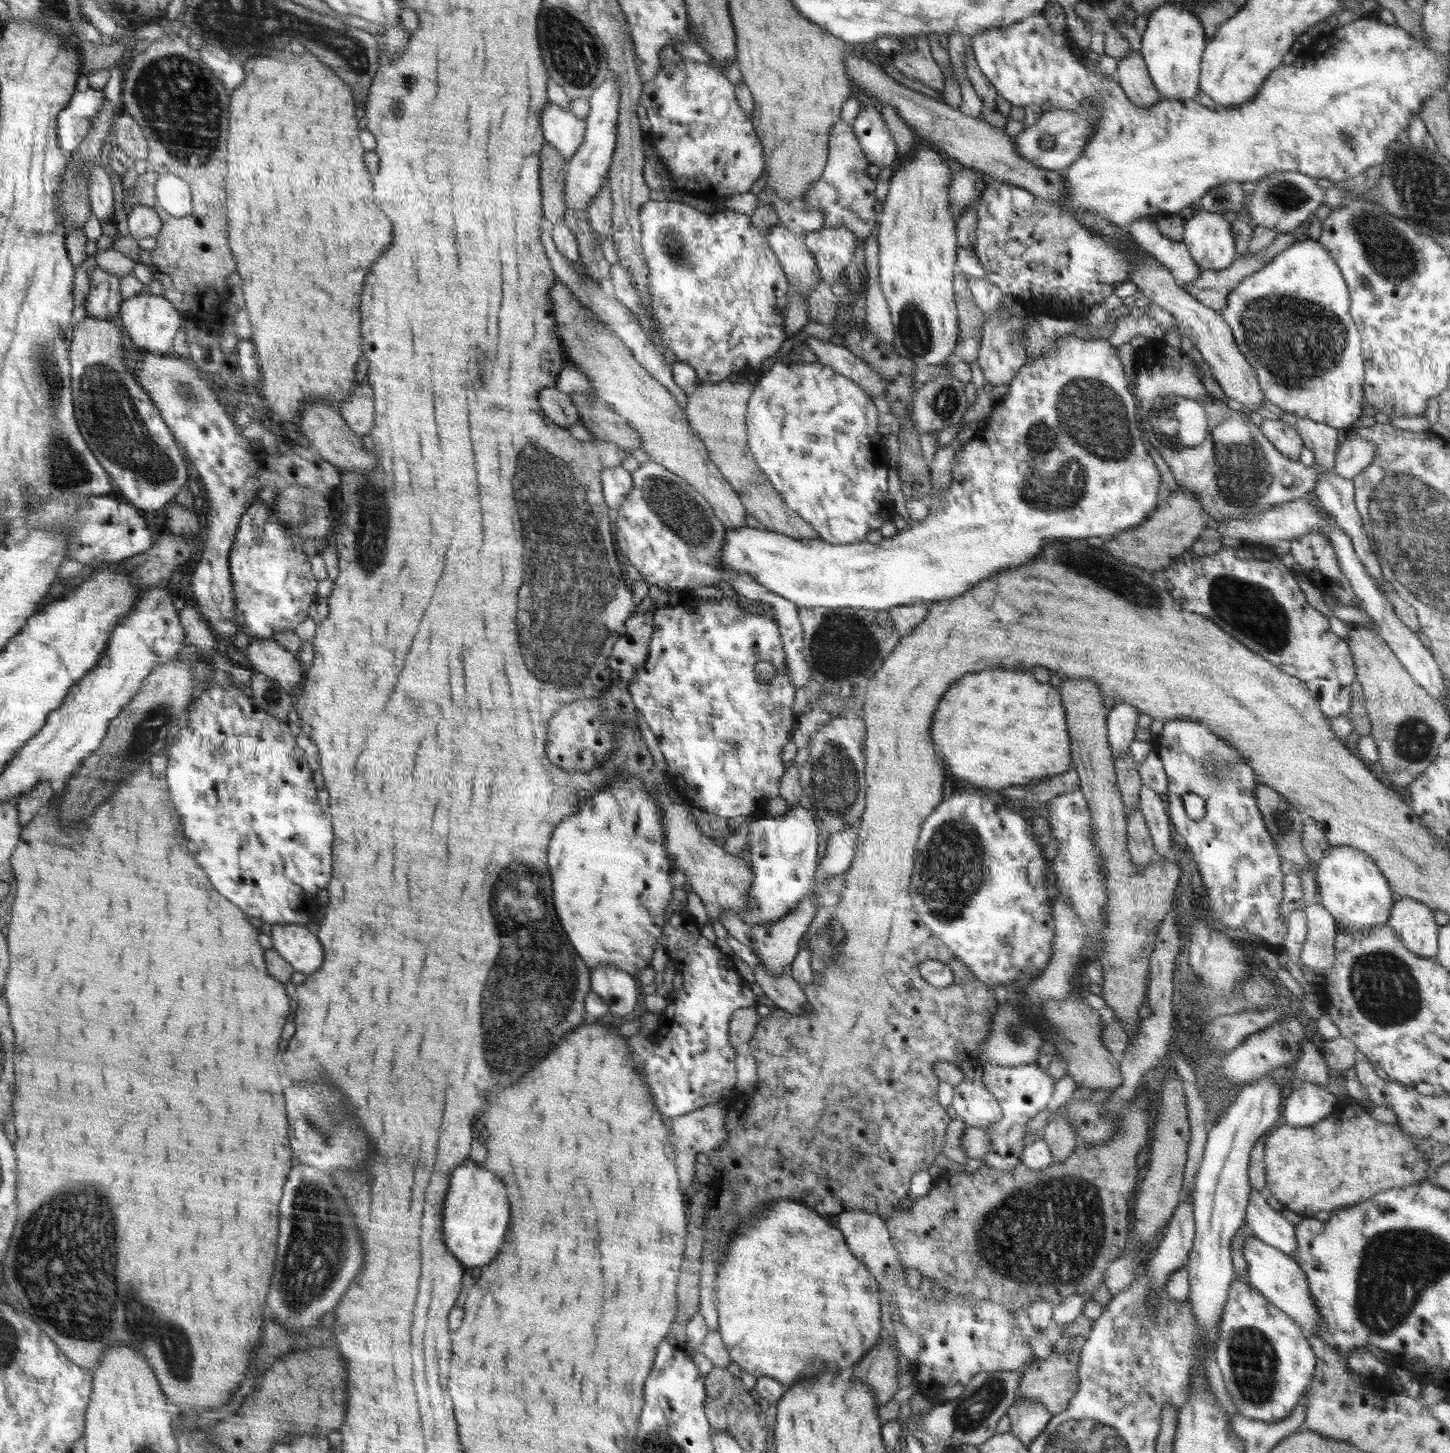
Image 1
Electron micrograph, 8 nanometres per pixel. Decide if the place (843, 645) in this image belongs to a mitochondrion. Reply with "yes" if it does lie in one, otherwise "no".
yes

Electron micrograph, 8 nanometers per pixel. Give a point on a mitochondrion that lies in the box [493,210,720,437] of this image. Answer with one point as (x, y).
(673, 244)

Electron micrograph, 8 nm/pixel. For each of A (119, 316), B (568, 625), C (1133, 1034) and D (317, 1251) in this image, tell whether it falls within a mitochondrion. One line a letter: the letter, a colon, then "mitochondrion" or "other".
A: other
B: mitochondrion
C: other
D: mitochondrion

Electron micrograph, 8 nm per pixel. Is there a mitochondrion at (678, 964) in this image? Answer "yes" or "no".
no

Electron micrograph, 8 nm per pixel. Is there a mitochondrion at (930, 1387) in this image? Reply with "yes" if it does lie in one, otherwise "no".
no

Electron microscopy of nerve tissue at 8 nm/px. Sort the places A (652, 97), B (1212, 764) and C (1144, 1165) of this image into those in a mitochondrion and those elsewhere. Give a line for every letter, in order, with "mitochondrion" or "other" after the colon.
A: other
B: mitochondrion
C: other

